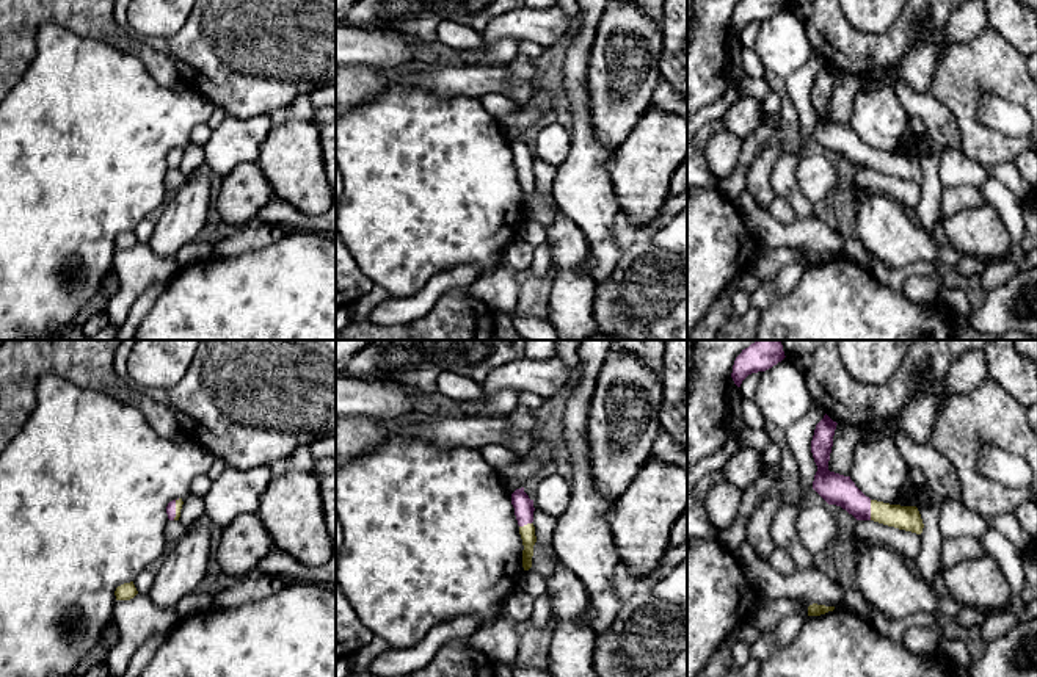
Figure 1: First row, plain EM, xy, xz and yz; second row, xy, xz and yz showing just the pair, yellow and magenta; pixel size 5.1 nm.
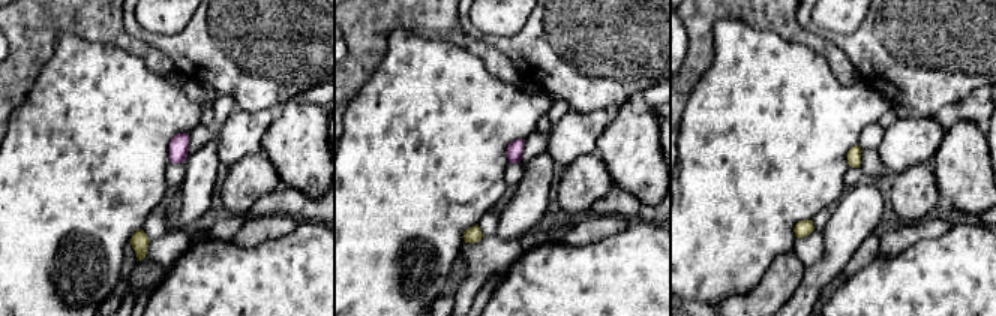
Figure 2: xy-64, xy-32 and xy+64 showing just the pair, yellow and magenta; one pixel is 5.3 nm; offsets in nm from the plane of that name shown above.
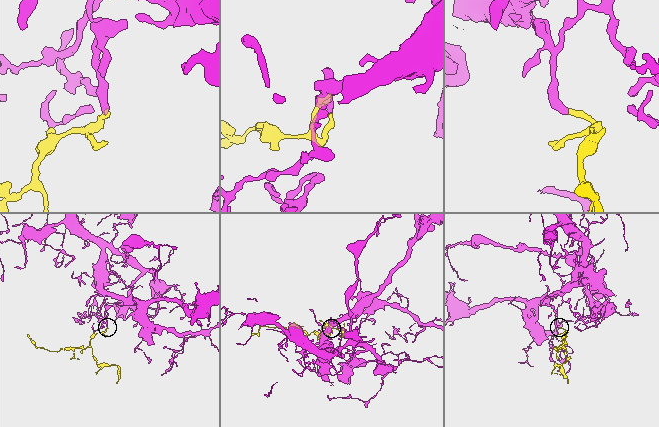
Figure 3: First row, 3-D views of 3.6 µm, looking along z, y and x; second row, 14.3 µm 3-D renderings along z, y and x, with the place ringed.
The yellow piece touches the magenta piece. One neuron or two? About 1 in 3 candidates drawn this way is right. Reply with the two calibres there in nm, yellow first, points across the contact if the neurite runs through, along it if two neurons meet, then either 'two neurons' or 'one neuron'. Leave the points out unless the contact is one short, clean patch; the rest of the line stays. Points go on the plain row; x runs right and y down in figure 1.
130/160 nm | across yz (904, 166), (871, 159), (862, 157), (836, 138) | one neuron

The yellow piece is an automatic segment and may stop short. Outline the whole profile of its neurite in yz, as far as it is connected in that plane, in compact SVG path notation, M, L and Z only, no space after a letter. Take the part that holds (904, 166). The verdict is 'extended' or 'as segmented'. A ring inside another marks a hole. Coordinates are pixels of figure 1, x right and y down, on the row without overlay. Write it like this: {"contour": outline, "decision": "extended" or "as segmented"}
{"contour": "M827 63L816 74L811 89L811 102L817 114L813 138L828 154L841 155L857 169L874 169L888 176L921 183L924 172L916 155L901 155L871 149L855 135L850 125L828 119L836 74L838 72Z", "decision": "extended"}

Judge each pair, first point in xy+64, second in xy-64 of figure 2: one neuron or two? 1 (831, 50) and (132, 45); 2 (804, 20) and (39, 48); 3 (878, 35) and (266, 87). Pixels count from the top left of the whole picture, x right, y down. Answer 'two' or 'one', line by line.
1: one
2: two
3: one

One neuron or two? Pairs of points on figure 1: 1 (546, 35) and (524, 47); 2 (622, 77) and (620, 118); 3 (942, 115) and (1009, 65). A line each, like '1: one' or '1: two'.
1: two
2: one
3: two

